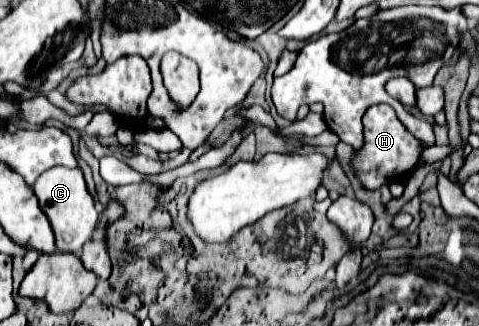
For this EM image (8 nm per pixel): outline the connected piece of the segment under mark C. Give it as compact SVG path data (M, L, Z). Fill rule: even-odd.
M50 168L34 182L34 194L40 200L42 212L52 224L56 236L56 248L60 252L82 252L86 240L94 238L94 228L98 226L98 212L94 208L94 198L86 190L86 182L80 168Z

